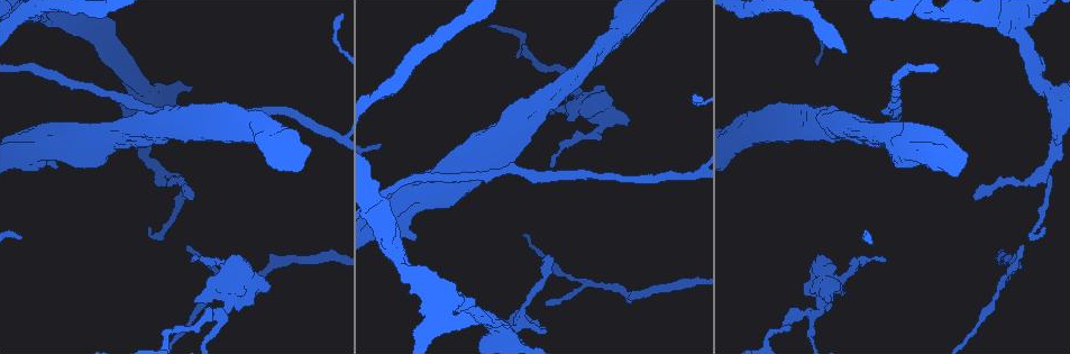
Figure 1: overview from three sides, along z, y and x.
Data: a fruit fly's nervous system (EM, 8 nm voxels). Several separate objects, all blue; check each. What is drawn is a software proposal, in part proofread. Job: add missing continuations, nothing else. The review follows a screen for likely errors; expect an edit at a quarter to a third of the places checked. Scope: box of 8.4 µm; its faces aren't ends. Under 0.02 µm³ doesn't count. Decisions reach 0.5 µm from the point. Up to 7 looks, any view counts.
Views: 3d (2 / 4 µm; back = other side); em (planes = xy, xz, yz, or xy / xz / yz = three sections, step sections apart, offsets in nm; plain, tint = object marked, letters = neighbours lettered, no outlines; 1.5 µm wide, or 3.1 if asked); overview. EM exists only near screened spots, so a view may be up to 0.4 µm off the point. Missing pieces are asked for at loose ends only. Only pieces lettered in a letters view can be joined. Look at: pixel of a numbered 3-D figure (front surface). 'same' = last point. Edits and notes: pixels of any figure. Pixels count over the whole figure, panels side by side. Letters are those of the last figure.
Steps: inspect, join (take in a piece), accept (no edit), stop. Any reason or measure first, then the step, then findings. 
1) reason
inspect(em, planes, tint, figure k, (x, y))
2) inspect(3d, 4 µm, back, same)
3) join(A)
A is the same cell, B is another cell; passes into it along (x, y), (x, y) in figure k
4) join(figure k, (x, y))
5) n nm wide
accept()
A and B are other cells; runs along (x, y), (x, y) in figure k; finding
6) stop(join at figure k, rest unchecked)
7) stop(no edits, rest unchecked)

stops while still wide
inspect(3d, 2 µm, figure 1, (56, 167))

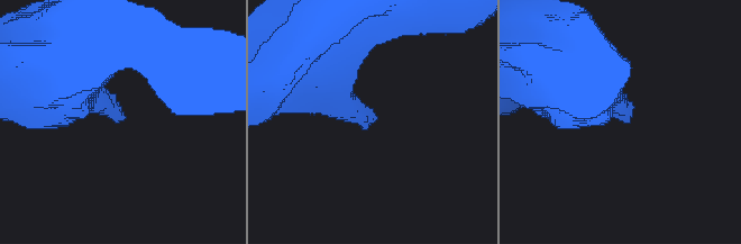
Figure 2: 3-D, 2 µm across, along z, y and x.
inspect(em, xz, step 4, letters, figure 2, (628, 122))

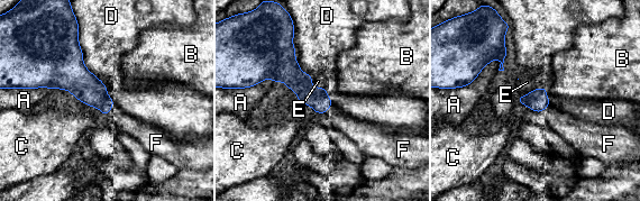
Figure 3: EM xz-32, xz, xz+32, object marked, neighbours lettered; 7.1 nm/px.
cut it another way
inspect(em, planes, letters, same)

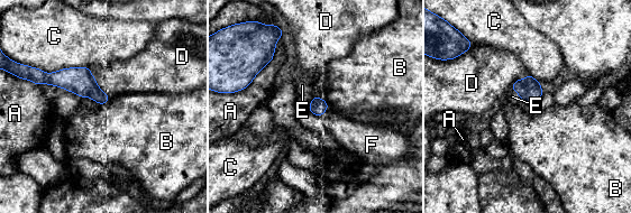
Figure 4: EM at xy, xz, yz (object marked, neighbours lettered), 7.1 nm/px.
accept()
A, B, C, D, E and F are other cells; border along (323, 99), (329, 105) in figure 4; no lettered piece goes on from it

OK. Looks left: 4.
tapers out
inspect(3d, 2 µm, figure 1, (1022, 244))

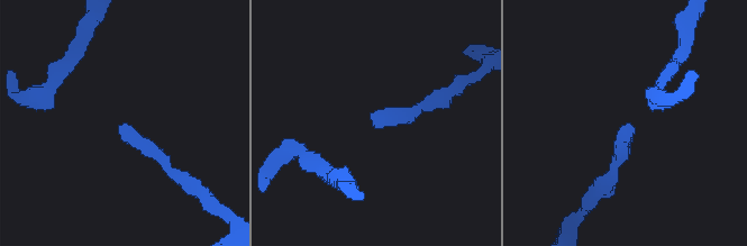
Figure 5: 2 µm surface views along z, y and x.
shape alone is not enough
inspect(em, planes, tint, figure 5, (629, 124))

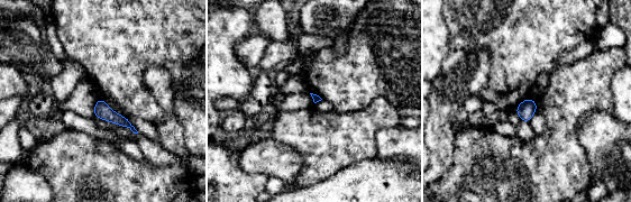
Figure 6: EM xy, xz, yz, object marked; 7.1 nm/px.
inspect(em, planes, letters, same)

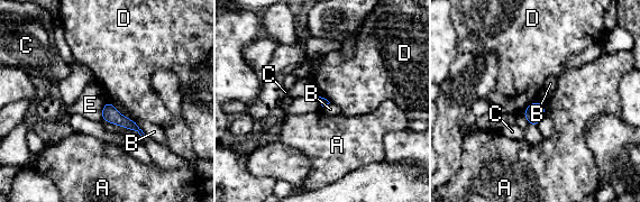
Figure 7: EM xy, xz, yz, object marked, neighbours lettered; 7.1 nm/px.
accept()
A, B, C, D and E are other cells; border along (107, 101), (101, 118) in figure 7; none of them fits

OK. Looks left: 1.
free end
inspect(em, planes, letters, figure 1, (628, 125))

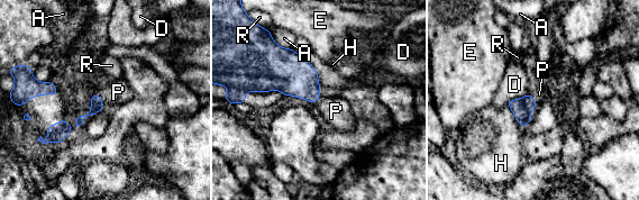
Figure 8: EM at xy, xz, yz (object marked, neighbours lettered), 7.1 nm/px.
join(P)
P is the same cell, A, D, E, H and R are other cells; passes into it along (97, 103), (99, 98), (118, 92) in figure 8; it goes on there

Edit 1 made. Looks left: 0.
stop(join at figure 8, rest unchecked)

